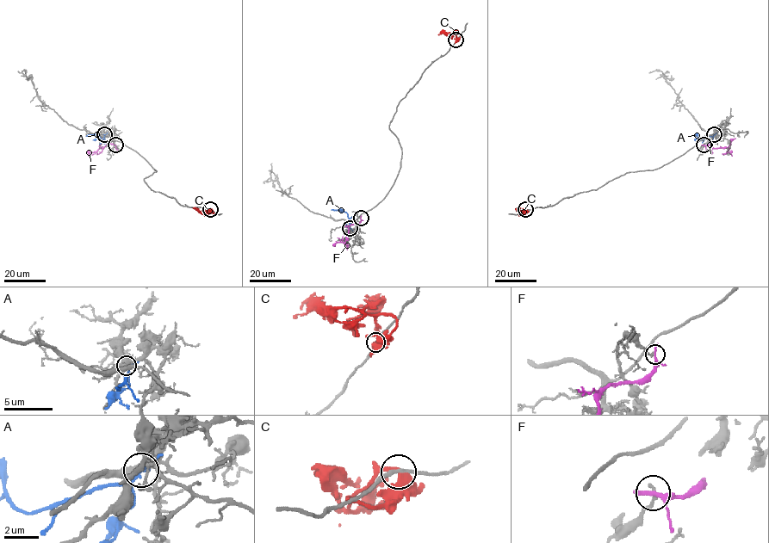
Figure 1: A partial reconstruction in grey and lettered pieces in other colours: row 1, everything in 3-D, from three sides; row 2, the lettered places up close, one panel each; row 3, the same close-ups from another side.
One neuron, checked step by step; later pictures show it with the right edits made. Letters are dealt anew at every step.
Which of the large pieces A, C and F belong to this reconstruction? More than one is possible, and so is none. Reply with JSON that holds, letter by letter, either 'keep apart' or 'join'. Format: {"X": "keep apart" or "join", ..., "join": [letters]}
{"A": "keep apart", "C": "keep apart", "F": "keep apart", "join": []}

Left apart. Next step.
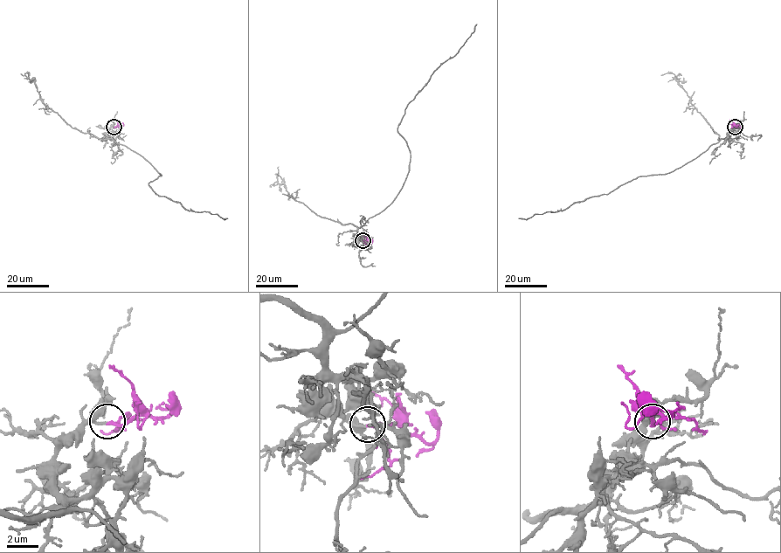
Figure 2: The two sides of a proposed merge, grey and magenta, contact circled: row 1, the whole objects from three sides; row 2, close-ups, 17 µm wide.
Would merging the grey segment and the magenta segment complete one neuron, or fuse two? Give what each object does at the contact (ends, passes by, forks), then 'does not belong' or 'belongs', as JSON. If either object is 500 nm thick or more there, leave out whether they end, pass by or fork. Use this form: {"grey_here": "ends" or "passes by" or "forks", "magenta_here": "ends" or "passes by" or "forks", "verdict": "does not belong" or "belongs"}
{"grey_here": "ends", "magenta_here": "forks", "verdict": "belongs"}

